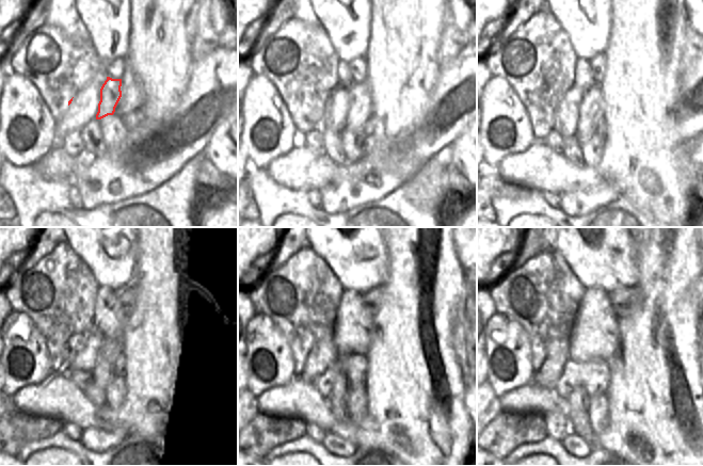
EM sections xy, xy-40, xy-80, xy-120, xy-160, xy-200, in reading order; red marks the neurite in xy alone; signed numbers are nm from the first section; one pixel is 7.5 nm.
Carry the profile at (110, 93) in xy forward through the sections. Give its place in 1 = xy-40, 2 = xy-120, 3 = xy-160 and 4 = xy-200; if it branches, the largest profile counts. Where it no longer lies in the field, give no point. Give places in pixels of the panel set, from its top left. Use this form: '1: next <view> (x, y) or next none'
1: next xy-40 (331, 112)
2: next xy-120 (83, 353)
3: next xy-160 (323, 353)
4: next xy-200 (559, 349)

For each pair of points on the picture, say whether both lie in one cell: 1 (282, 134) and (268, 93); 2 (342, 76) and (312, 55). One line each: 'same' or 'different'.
1: same
2: different

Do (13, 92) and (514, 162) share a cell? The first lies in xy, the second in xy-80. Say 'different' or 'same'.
different

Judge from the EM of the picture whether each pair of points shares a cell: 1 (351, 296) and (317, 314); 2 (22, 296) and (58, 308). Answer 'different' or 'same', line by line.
1: different
2: same

